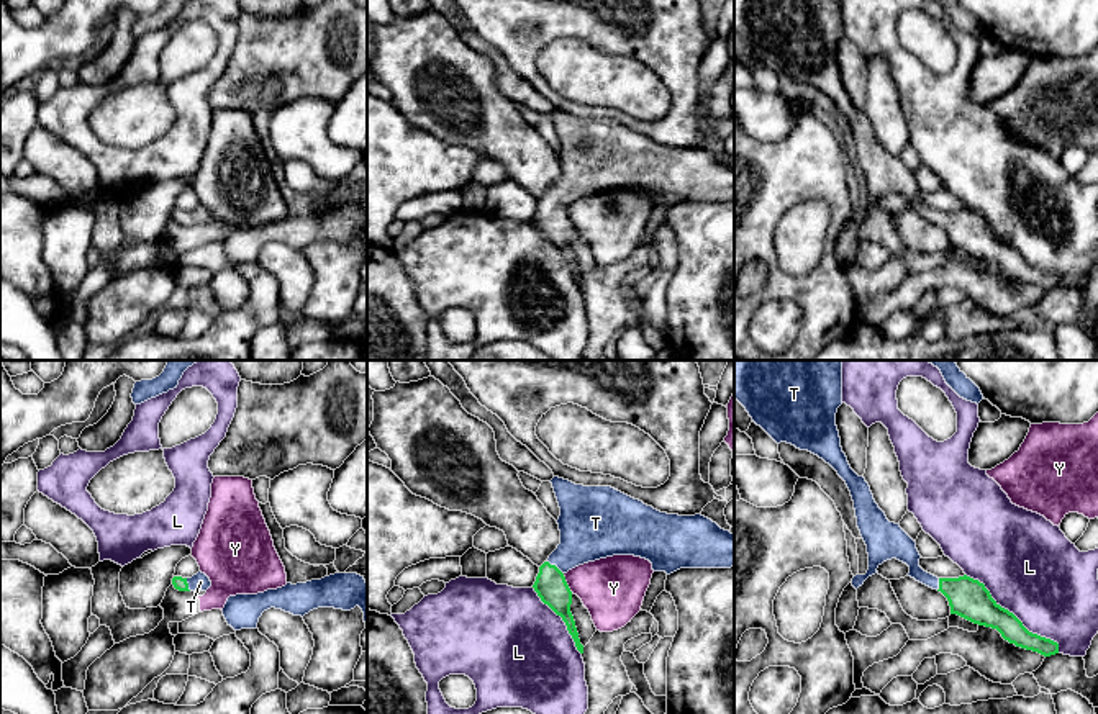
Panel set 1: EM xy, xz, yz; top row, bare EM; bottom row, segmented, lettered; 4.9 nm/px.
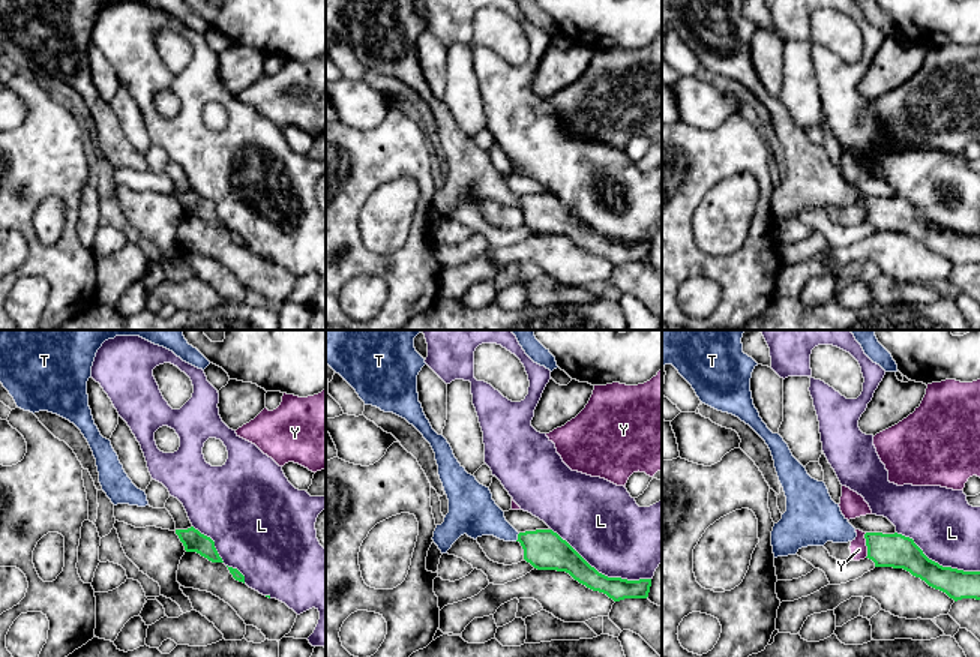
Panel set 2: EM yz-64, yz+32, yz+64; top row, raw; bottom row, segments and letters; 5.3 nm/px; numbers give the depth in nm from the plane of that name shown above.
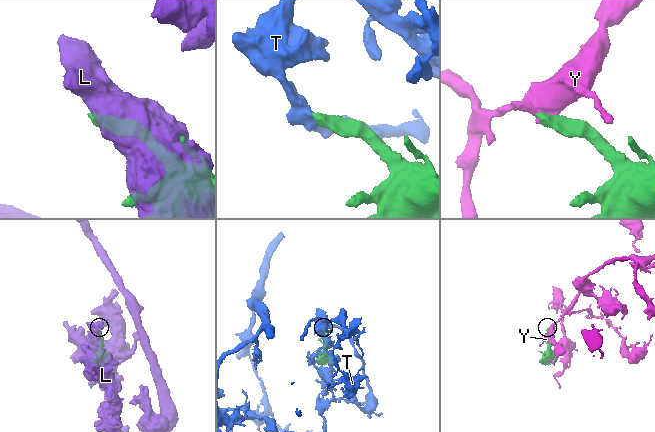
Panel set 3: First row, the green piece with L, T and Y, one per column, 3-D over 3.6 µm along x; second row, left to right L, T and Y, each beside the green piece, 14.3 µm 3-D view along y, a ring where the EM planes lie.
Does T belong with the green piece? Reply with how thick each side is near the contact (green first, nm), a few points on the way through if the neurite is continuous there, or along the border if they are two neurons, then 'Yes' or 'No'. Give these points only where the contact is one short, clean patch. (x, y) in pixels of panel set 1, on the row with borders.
Thickness 160 nm (green) against 300 nm. Path across: xz (551, 587), (556, 567), (590, 529). Yes

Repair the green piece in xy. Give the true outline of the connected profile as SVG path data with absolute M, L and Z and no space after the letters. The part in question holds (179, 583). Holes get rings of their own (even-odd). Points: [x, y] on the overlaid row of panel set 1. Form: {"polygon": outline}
{"polygon": "M198 572L192 578L174 576L172 585L179 591L206 591L211 581L205 573Z"}

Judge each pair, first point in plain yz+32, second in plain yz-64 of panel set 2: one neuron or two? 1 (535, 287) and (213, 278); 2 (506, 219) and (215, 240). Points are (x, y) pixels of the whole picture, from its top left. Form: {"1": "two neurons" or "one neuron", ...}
{"1": "two neurons", "2": "two neurons"}

